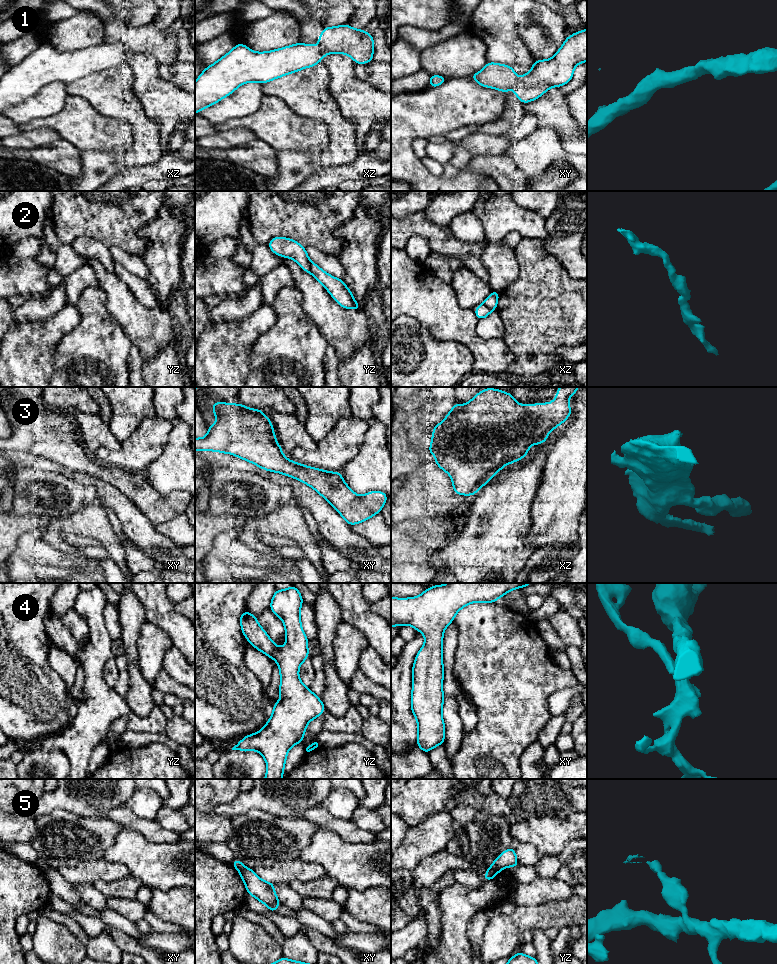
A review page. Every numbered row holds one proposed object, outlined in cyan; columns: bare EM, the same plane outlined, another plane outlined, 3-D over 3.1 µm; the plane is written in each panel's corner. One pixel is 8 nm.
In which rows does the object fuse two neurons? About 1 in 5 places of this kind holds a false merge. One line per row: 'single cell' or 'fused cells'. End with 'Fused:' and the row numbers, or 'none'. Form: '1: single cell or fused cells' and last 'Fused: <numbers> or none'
1: single cell
2: fused cells
3: single cell
4: single cell
5: fused cells
Fused: 2, 5

